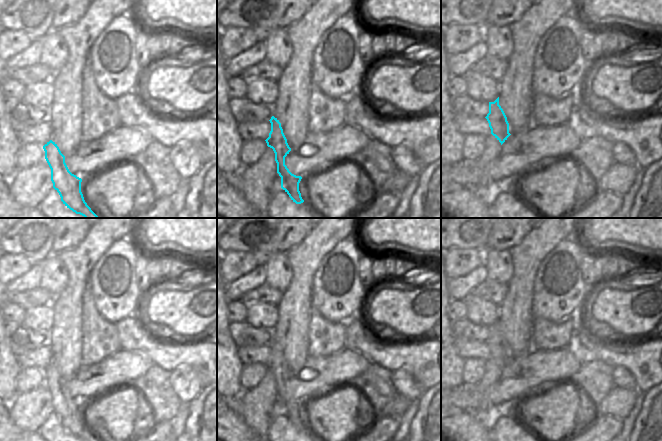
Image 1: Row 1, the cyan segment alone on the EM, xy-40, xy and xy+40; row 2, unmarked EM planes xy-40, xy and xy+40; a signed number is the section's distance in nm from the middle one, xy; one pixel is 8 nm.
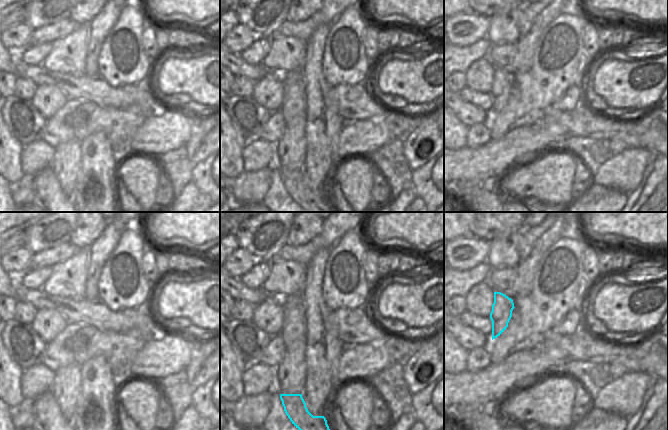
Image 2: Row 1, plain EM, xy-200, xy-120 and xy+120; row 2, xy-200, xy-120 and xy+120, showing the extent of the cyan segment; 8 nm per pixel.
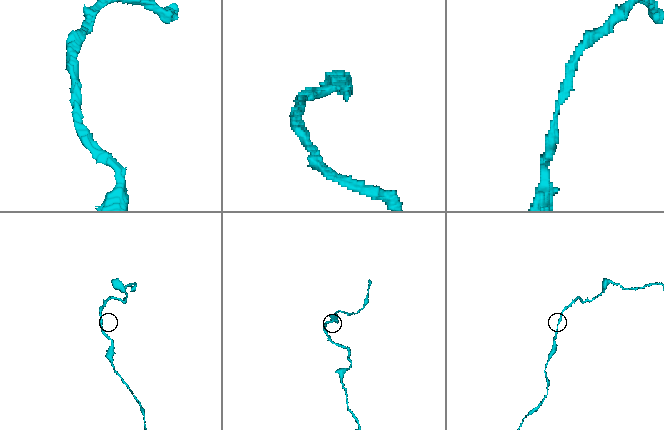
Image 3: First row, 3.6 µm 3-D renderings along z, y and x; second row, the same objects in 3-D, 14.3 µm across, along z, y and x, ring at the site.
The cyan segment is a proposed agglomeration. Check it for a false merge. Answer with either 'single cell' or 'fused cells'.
single cell

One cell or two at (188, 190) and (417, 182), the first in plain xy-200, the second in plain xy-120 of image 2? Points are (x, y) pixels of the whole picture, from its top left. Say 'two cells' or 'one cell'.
two cells

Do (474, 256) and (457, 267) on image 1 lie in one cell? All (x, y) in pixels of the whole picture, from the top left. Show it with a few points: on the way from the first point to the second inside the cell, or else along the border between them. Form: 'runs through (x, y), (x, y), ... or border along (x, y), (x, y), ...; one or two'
runs through (470, 258), (461, 263); one

